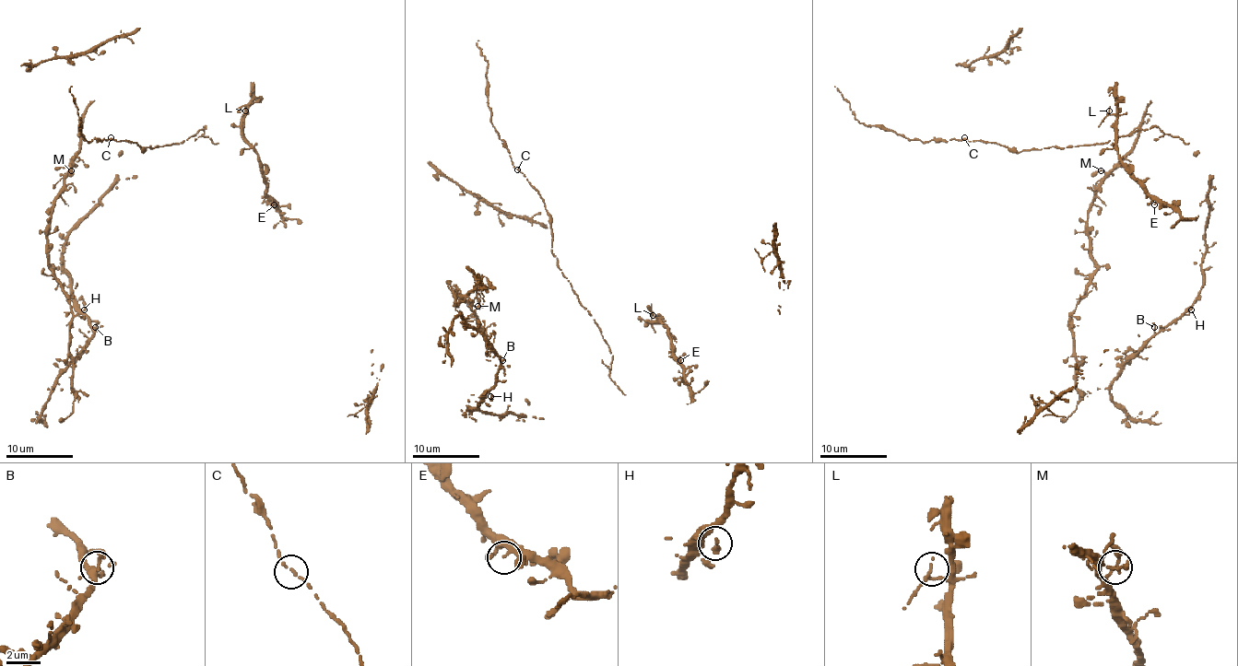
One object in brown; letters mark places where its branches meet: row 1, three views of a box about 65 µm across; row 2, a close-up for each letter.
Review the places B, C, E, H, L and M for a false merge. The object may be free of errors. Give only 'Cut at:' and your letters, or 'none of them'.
Cut at: none of them

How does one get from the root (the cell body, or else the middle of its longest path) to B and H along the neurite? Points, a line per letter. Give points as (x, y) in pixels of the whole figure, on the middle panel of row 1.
B: (512, 414), (492, 414), (470, 410), (470, 406), (477, 408), (478, 402), (496, 383), (497, 368), (502, 360)
H: (512, 414), (492, 414), (470, 410), (470, 406), (477, 408), (478, 402), (487, 393), (490, 396)

